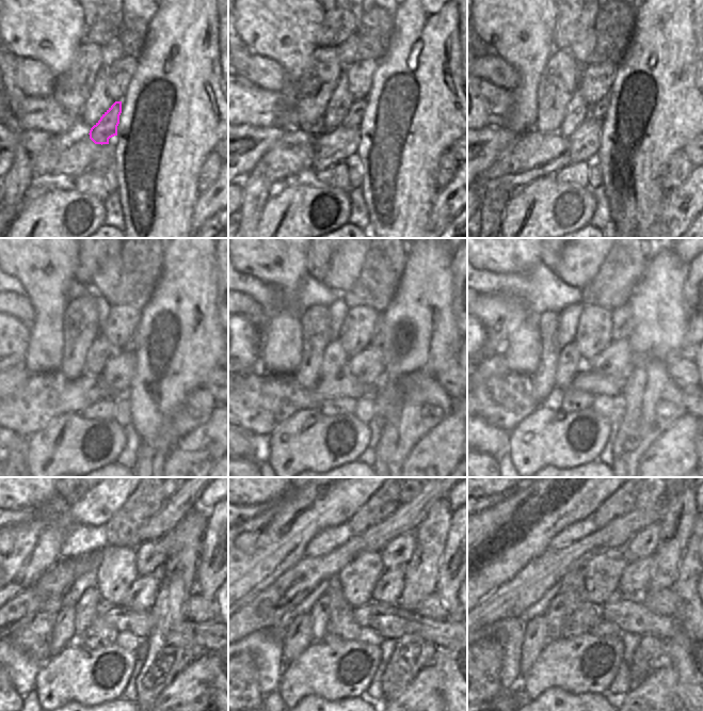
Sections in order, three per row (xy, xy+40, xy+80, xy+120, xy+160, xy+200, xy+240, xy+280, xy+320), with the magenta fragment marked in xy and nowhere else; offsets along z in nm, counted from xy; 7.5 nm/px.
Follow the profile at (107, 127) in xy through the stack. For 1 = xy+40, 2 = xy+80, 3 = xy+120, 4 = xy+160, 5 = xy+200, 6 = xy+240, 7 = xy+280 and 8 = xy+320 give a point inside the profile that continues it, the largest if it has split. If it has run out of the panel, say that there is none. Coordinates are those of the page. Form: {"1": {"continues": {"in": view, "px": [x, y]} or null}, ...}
{"1": {"continues": {"in": "xy+40", "px": [353, 117]}}, "2": {"continues": {"in": "xy+80", "px": [596, 111]}}, "3": {"continues": {"in": "xy+120", "px": [129, 346]}}, "4": {"continues": {"in": "xy+160", "px": [378, 333]}}, "5": {"continues": {"in": "xy+200", "px": [622, 318]}}, "6": {"continues": {"in": "xy+240", "px": [150, 555]}}, "7": {"continues": {"in": "xy+280", "px": [398, 551]}}, "8": {"continues": {"in": "xy+320", "px": [642, 544]}}}

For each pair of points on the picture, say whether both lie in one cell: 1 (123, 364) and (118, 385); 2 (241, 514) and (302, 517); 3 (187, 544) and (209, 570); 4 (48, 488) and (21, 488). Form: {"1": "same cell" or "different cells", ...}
{"1": "same cell", "2": "different cells", "3": "different cells", "4": "same cell"}

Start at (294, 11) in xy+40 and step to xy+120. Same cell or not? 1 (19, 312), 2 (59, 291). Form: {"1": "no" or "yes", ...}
{"1": "no", "2": "yes"}

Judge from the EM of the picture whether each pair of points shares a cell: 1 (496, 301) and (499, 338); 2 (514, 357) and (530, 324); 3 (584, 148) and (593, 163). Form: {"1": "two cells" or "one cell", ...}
{"1": "one cell", "2": "one cell", "3": "two cells"}

